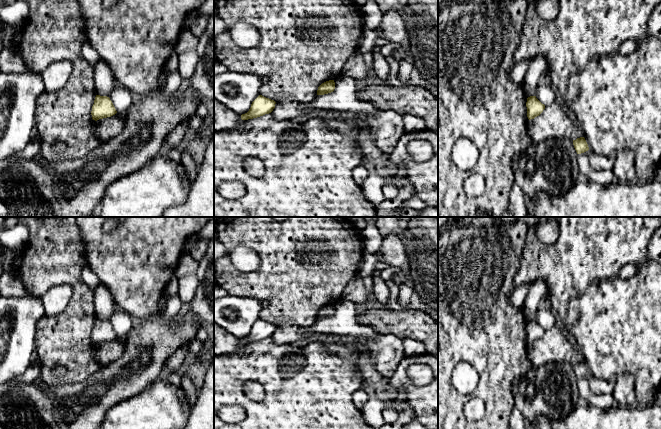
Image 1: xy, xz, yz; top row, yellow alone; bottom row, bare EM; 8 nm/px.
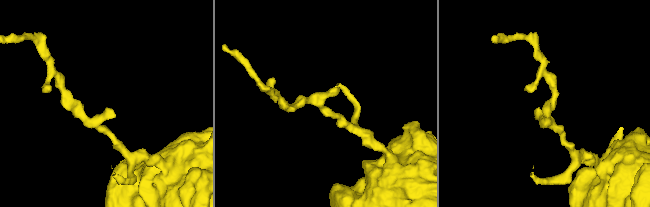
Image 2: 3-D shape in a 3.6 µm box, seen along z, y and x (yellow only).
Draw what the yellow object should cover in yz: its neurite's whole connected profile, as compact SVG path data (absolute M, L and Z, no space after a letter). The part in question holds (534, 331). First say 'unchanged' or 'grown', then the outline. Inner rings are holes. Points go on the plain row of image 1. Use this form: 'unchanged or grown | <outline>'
unchanged | M530 320L527 322L527 341L529 344L534 343L539 340L545 333L545 329L542 328L536 320Z

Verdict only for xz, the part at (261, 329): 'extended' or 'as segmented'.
as segmented

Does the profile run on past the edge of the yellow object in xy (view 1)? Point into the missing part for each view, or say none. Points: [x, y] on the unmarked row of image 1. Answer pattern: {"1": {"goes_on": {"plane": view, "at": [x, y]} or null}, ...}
{"1": {"goes_on": null}}

